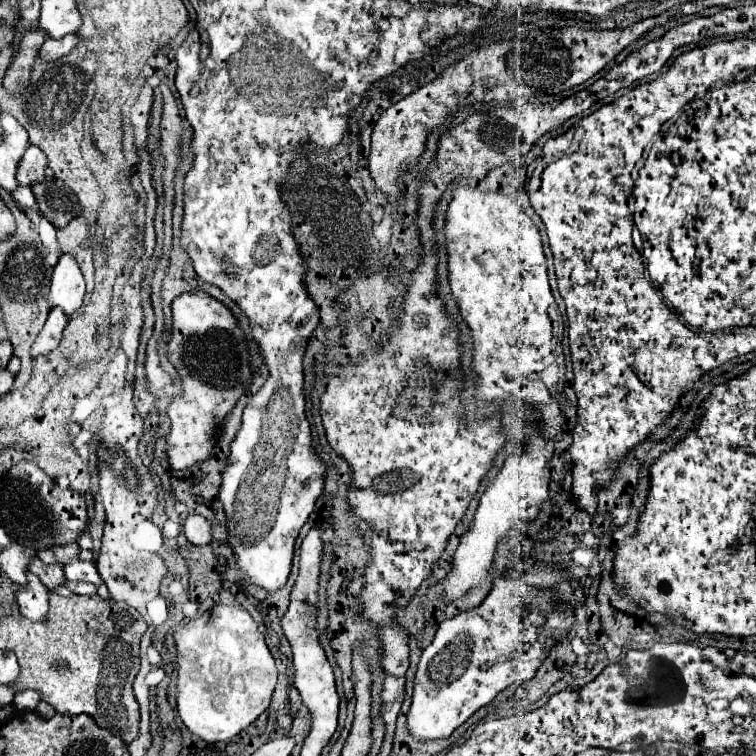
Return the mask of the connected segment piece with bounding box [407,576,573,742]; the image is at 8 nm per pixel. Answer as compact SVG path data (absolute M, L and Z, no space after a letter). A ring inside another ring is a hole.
M497 578L479 608L441 622L433 642L423 650L415 680L407 730L415 742L443 740L471 714L493 702L511 684L535 676L553 638L563 636L573 622L573 608L555 602L549 592L533 592L517 580ZM539 642L545 646L525 646Z

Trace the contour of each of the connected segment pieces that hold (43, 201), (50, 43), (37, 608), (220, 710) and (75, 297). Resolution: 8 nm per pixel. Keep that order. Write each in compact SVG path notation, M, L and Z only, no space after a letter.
M47 178L45 182L37 182L31 186L39 212L45 216L55 228L65 228L71 218L81 210L79 200L73 192L71 200L71 188L59 180L59 178Z
M75 34L63 36L63 38L59 38L59 40L47 38L47 40L43 42L43 46L39 48L39 56L41 56L43 60L57 60L57 58L69 54L69 52L75 48L75 44L77 44L77 36L75 36Z
M29 570L25 574L27 574L27 584L19 586L17 604L25 618L37 622L37 620L43 620L49 610L49 604L47 604L49 590L41 584L41 580L35 574L31 574Z
M215 604L199 614L195 620L179 626L173 634L177 648L177 712L185 728L207 744L229 742L243 728L247 728L259 714L263 714L271 702L271 692L277 684L275 660L265 646L265 638L259 632L255 620L241 606Z
M63 254L53 270L51 292L47 296L49 308L61 308L67 316L71 316L83 302L85 296L85 280L75 260L69 254Z

